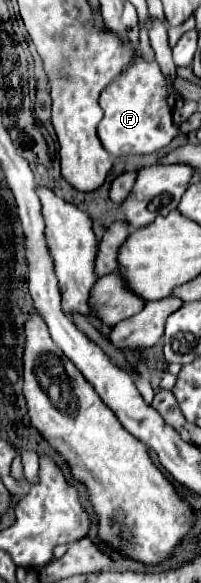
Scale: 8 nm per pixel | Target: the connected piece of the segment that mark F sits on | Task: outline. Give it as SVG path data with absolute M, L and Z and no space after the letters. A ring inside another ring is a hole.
M139 61L115 81L111 81L107 89L103 89L99 105L105 115L97 127L97 135L105 151L117 157L147 155L167 147L179 133L179 129L171 123L171 109L165 101L165 81L161 79L163 77L157 61Z

